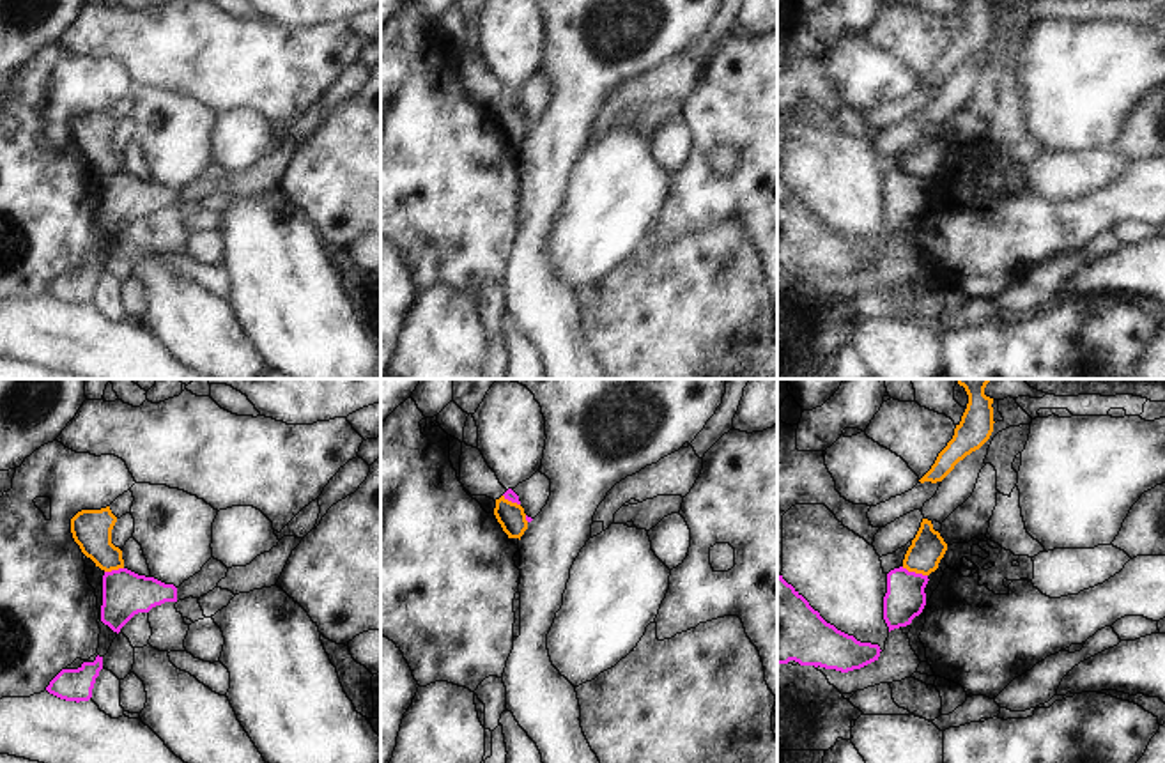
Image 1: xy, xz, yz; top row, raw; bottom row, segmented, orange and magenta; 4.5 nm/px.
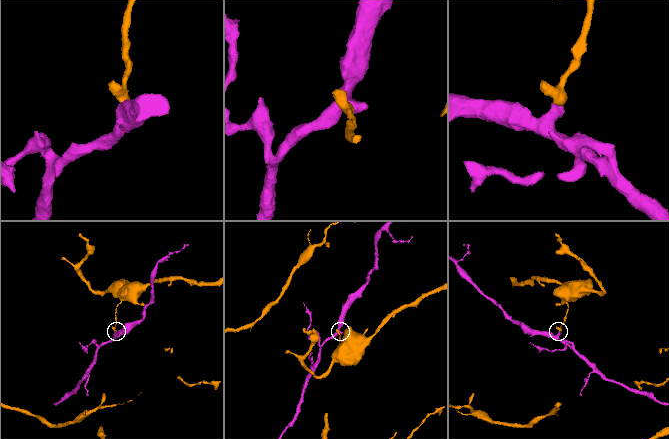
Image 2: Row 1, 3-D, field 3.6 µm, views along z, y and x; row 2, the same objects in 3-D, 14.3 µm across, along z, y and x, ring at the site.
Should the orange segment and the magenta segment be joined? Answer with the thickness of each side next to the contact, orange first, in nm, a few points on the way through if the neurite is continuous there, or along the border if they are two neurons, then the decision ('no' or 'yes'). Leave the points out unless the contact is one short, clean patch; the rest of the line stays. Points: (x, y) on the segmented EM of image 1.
calibres 160 and 190 nm; border yz (902, 567), (926, 576); no

